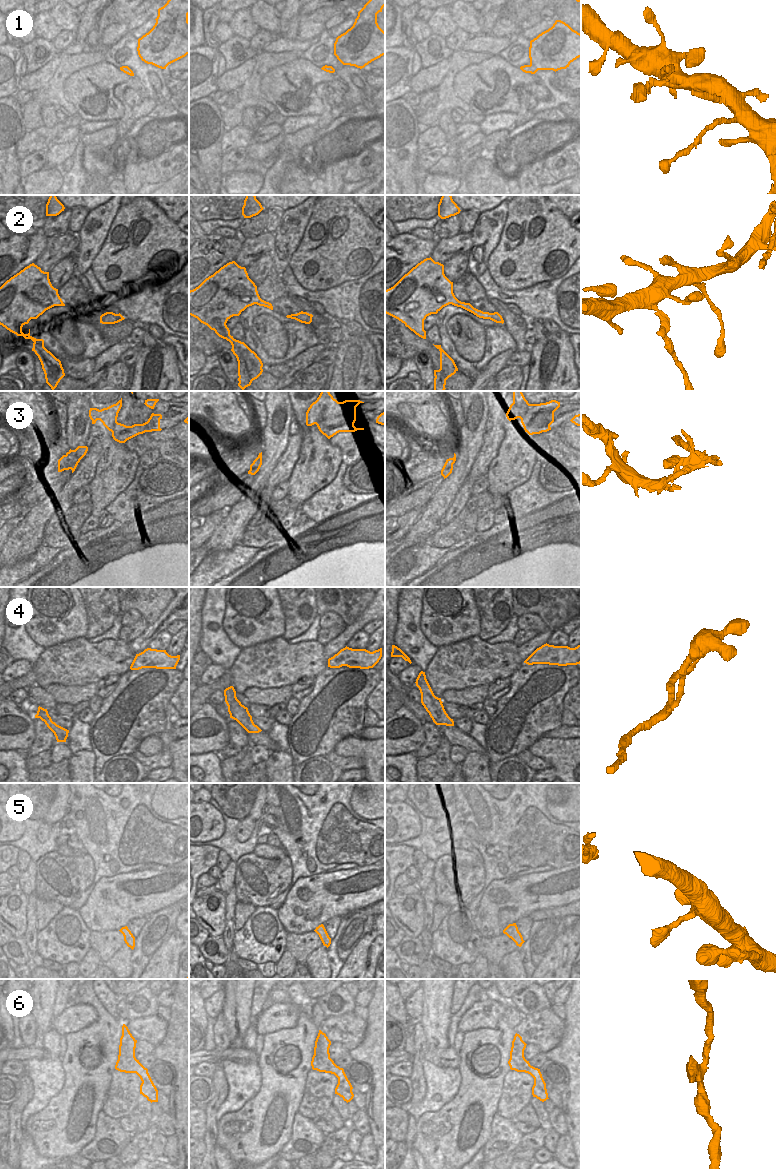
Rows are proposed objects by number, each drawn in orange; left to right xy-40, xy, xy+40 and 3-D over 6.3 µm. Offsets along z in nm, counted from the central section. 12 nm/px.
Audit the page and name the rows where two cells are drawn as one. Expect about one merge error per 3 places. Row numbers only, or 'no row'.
2, 3

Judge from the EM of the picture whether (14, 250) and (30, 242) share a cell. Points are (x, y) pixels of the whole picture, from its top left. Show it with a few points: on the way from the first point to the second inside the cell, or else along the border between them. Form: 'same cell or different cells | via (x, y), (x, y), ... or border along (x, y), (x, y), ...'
same cell | via (18, 250), (22, 250), (26, 246)

